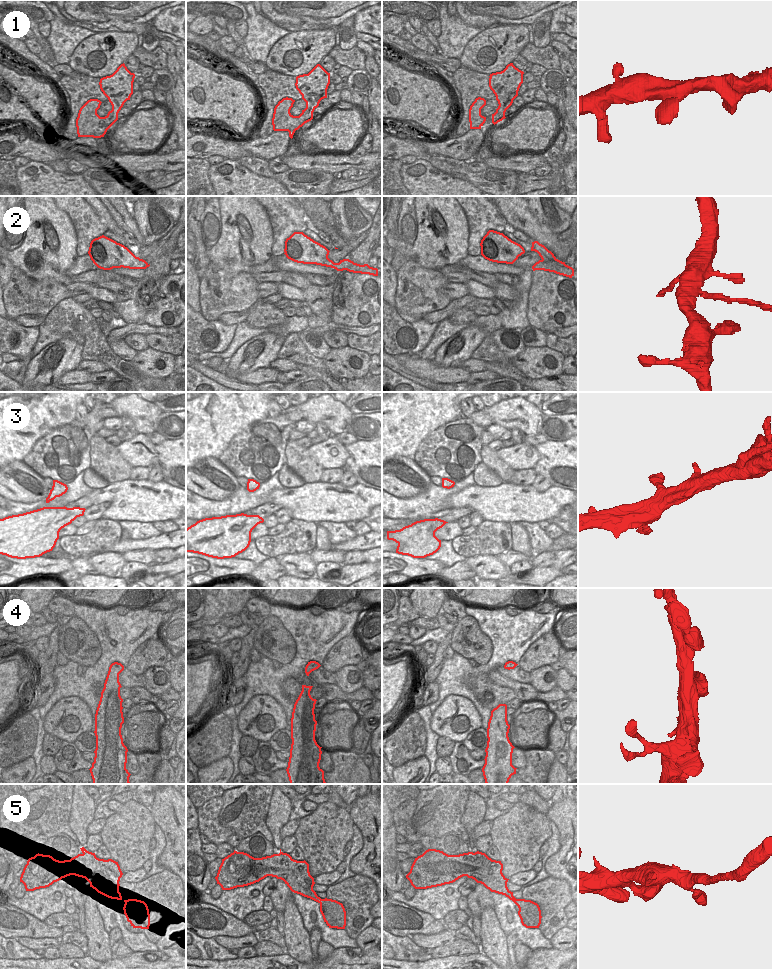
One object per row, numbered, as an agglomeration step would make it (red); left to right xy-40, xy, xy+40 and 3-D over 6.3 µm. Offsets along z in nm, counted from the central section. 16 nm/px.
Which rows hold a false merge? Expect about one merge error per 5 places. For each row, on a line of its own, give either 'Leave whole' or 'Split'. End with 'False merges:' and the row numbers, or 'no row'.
1: Leave whole
2: Split
3: Leave whole
4: Leave whole
5: Leave whole
False merges: 2.

